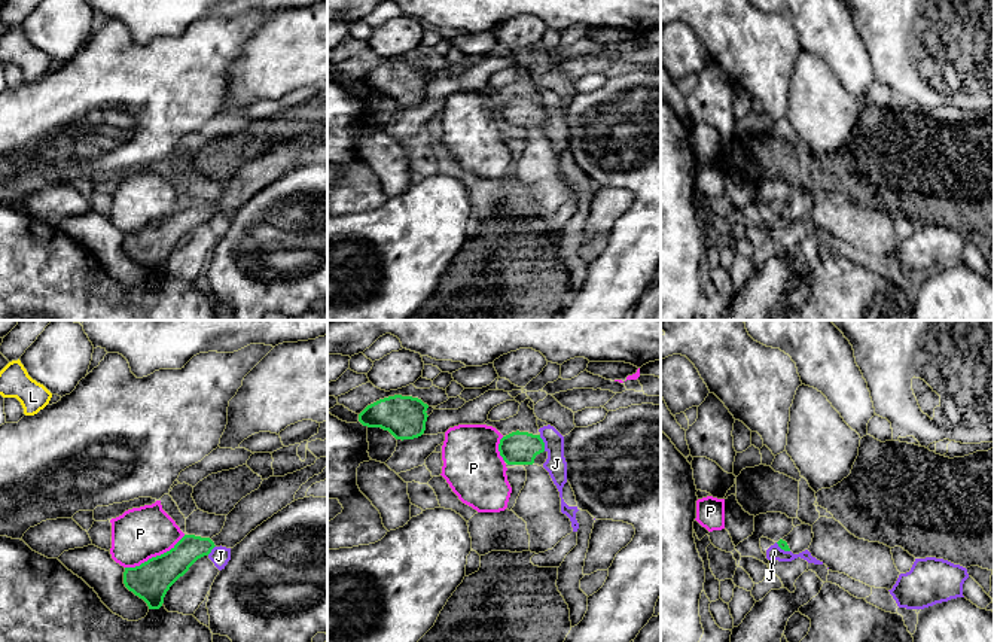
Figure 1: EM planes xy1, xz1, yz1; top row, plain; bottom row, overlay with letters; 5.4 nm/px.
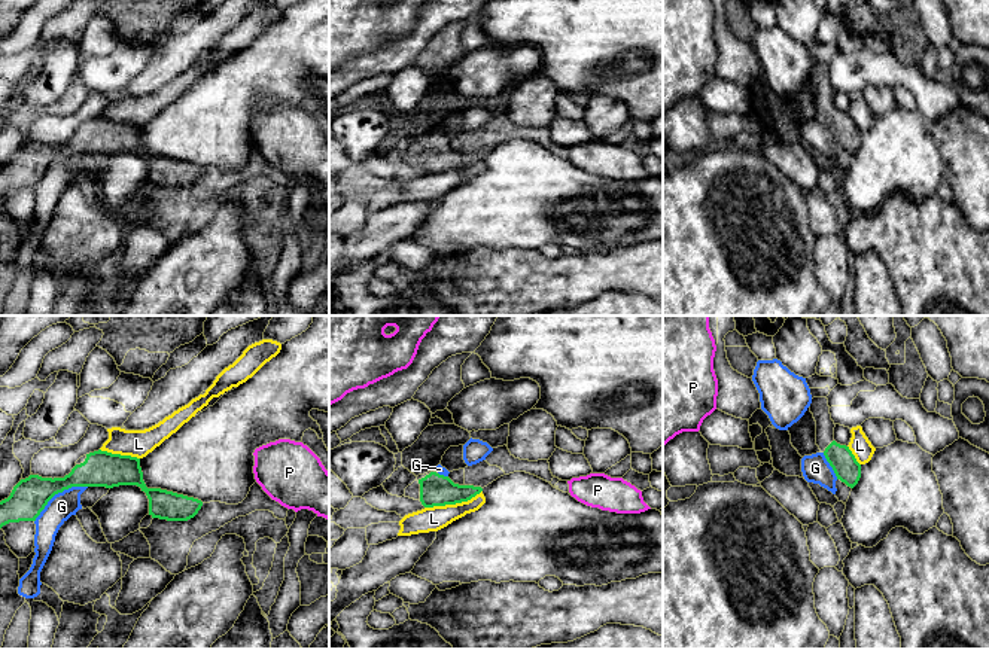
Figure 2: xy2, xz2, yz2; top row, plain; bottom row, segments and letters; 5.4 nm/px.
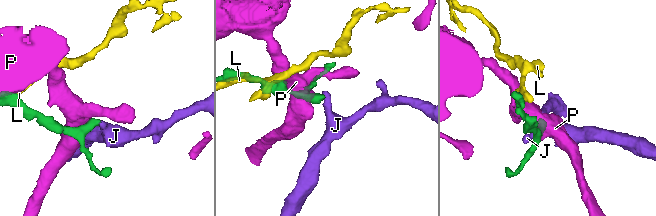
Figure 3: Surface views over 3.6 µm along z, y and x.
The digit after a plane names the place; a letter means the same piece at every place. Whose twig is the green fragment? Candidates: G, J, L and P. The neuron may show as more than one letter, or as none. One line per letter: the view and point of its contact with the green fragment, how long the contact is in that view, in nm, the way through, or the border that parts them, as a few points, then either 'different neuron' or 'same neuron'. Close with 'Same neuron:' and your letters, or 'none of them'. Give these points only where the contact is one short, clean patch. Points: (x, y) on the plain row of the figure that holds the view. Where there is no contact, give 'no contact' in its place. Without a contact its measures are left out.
G: meets green in xy2 at (57, 160); contact 340 nm long; different neuron
J: meets green in xz1 at (543, 109); contact 90 nm long; border along xz1 (539, 102), (545, 116); different neuron
L: meets green in xz2 at (453, 170); contact 320 nm long; border along xz2 (481, 157), (466, 167), (425, 174); different neuron
P: meets green in xy1 at (156, 222); contact 380 nm long; border along xy1 (185, 201), (168, 216), (139, 231), (125, 234); different neuron
Same neuron: none of them

